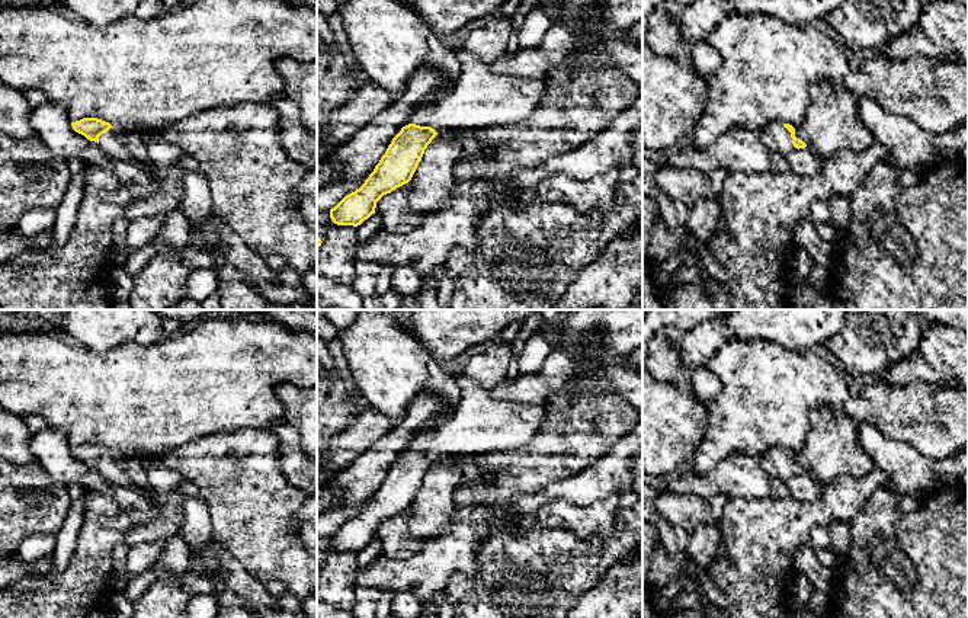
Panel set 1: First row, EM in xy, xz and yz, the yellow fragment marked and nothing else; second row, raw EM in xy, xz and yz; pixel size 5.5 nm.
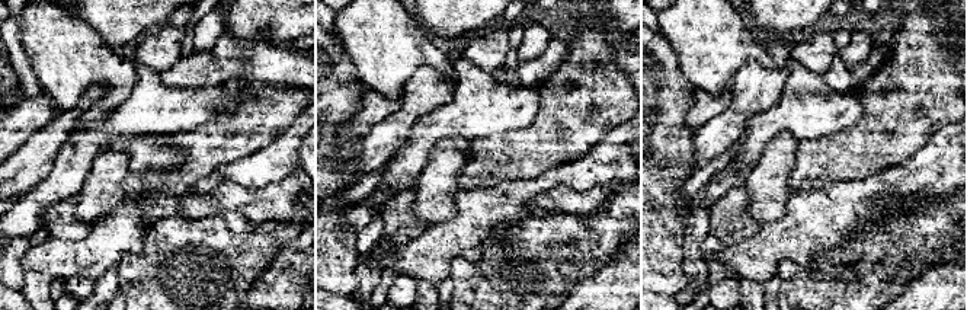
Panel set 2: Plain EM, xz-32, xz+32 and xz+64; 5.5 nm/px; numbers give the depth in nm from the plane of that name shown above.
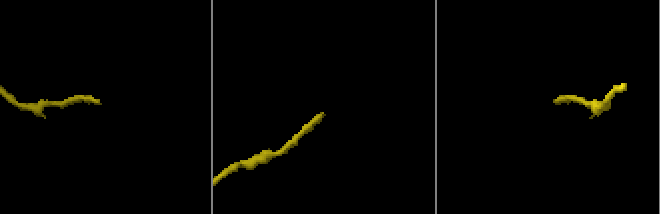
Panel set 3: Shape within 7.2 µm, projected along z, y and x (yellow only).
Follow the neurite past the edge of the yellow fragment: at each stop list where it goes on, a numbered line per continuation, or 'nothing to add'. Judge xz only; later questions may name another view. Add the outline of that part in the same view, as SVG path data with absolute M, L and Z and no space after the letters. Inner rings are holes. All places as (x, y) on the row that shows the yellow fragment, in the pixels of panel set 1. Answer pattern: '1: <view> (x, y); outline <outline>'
1: xz (480, 98); outline M456 49L461 74L453 89L416 111L411 124L448 129L481 129L509 125L531 116L545 95L544 79L496 74L488 64Z

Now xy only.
1: xy (162, 156); outline M112 127L99 137L99 145L108 156L131 161L163 177L167 172L179 167L179 158L183 151L164 135L157 135L156 131L124 131ZM131 134L138 135L144 143L145 157L142 161L134 161L124 143L124 137Z

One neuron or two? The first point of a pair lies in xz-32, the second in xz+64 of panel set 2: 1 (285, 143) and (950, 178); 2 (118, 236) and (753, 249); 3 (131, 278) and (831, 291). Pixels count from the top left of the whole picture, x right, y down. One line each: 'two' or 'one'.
1: one
2: one
3: one

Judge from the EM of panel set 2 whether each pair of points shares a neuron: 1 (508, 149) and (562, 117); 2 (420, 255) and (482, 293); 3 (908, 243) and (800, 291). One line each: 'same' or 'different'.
1: same
2: different
3: same

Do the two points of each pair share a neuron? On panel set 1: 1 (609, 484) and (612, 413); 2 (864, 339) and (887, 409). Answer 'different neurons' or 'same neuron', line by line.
1: different neurons
2: different neurons

